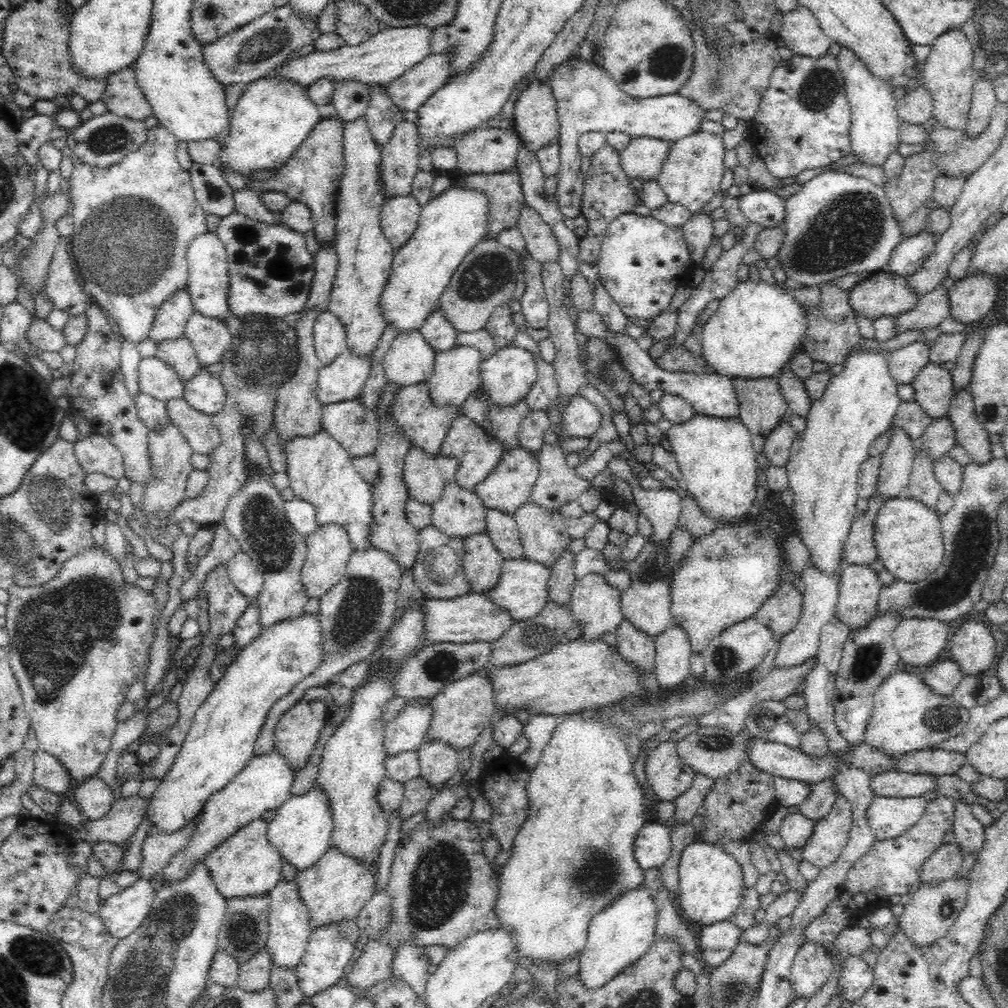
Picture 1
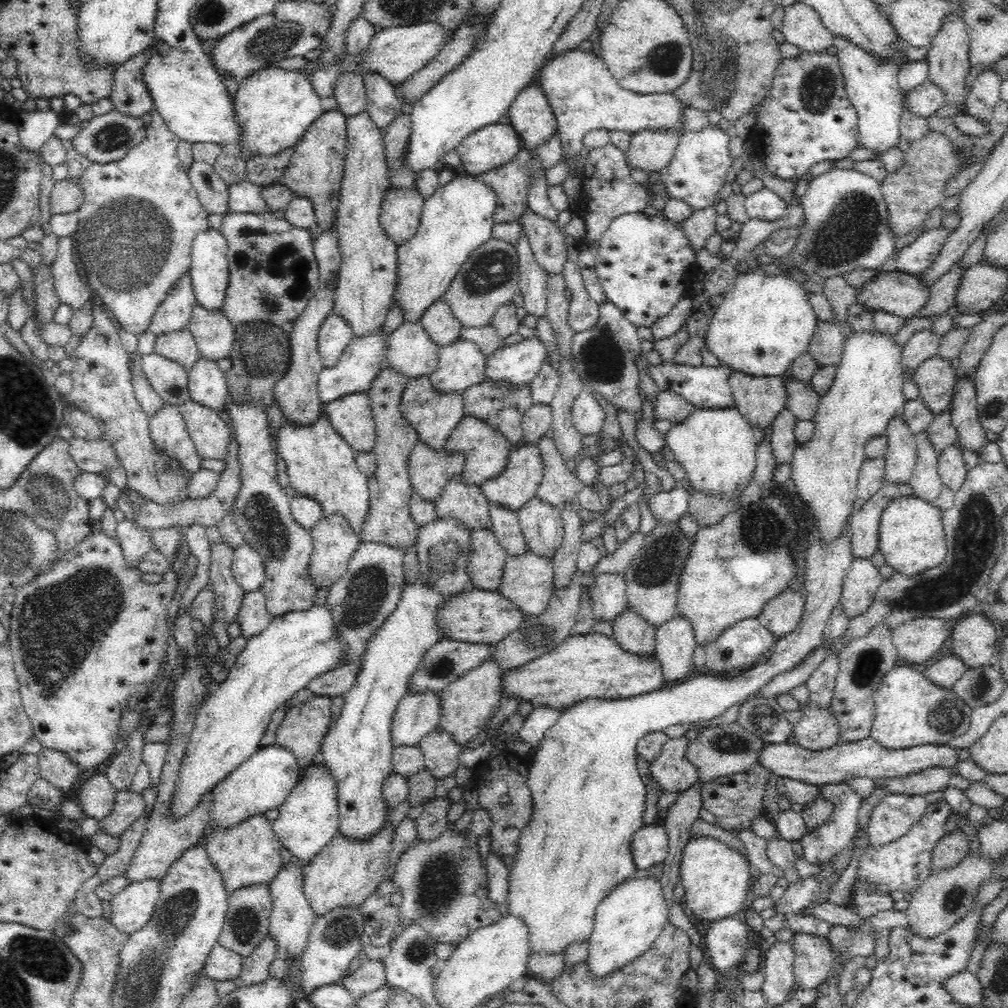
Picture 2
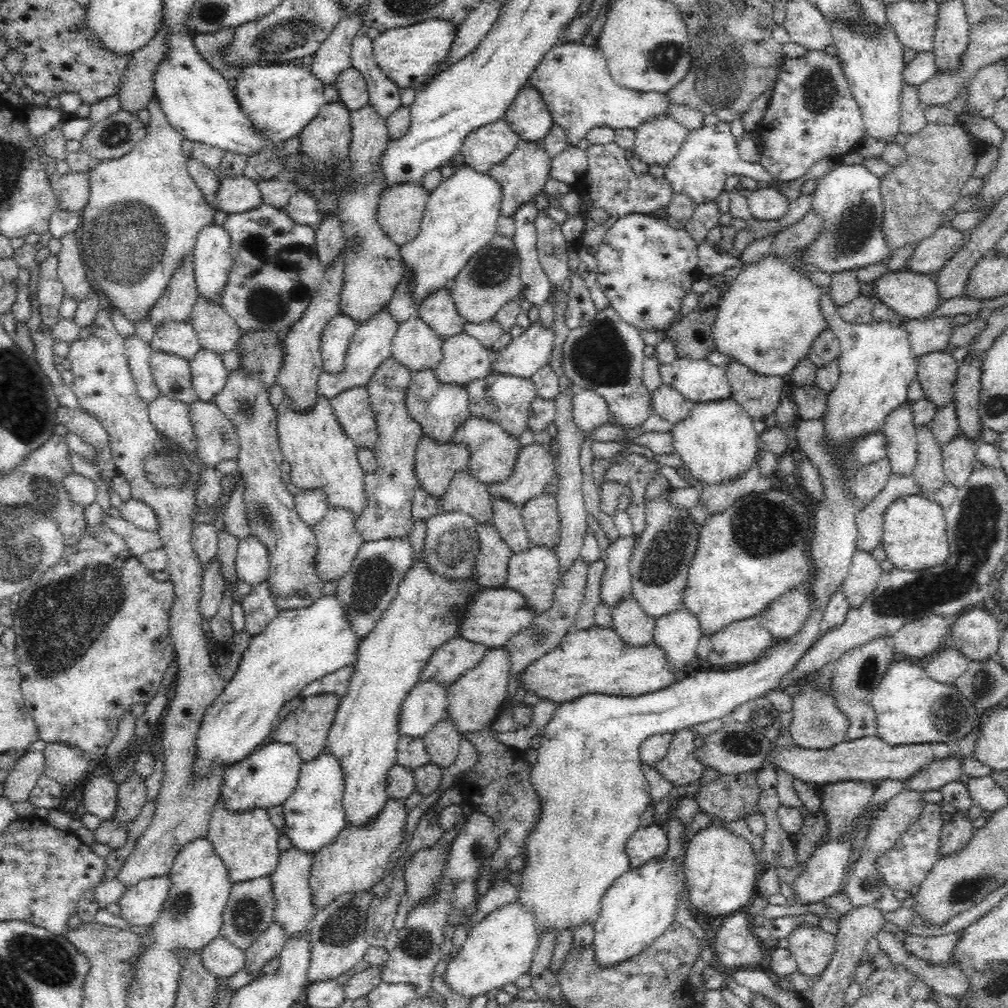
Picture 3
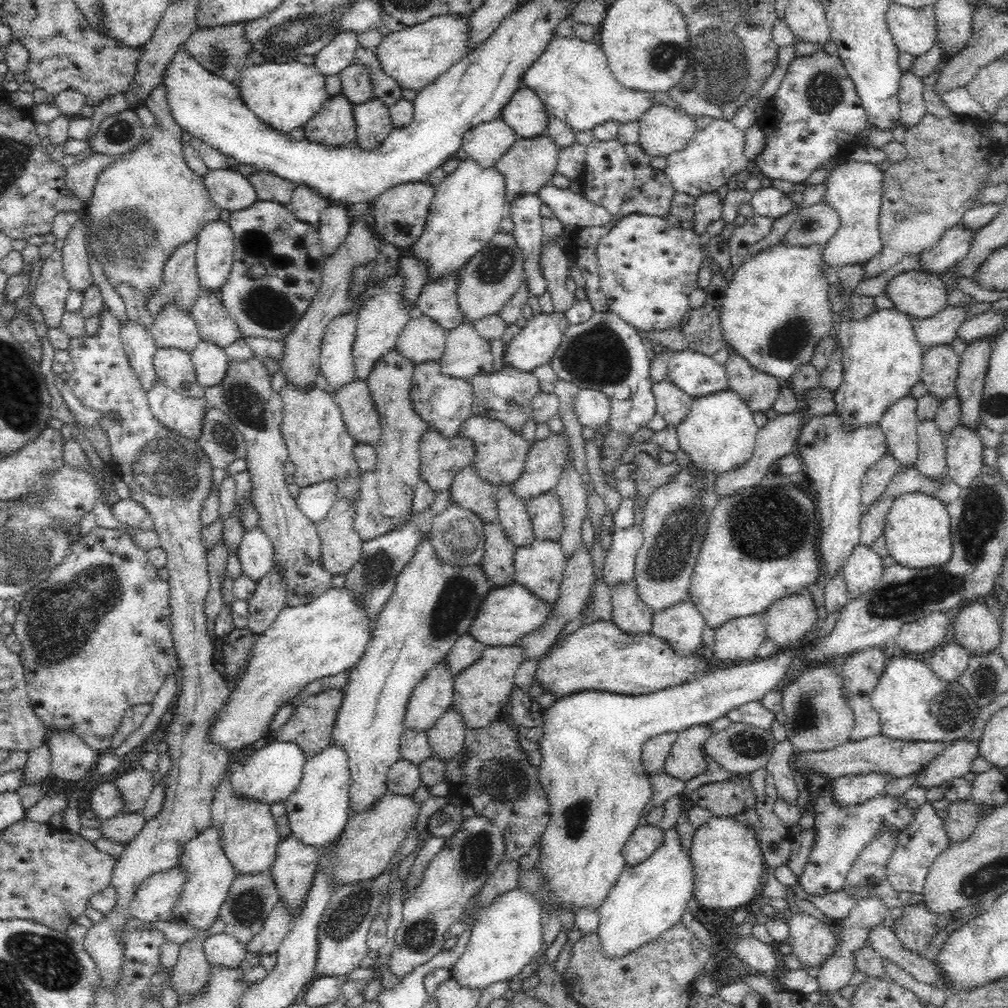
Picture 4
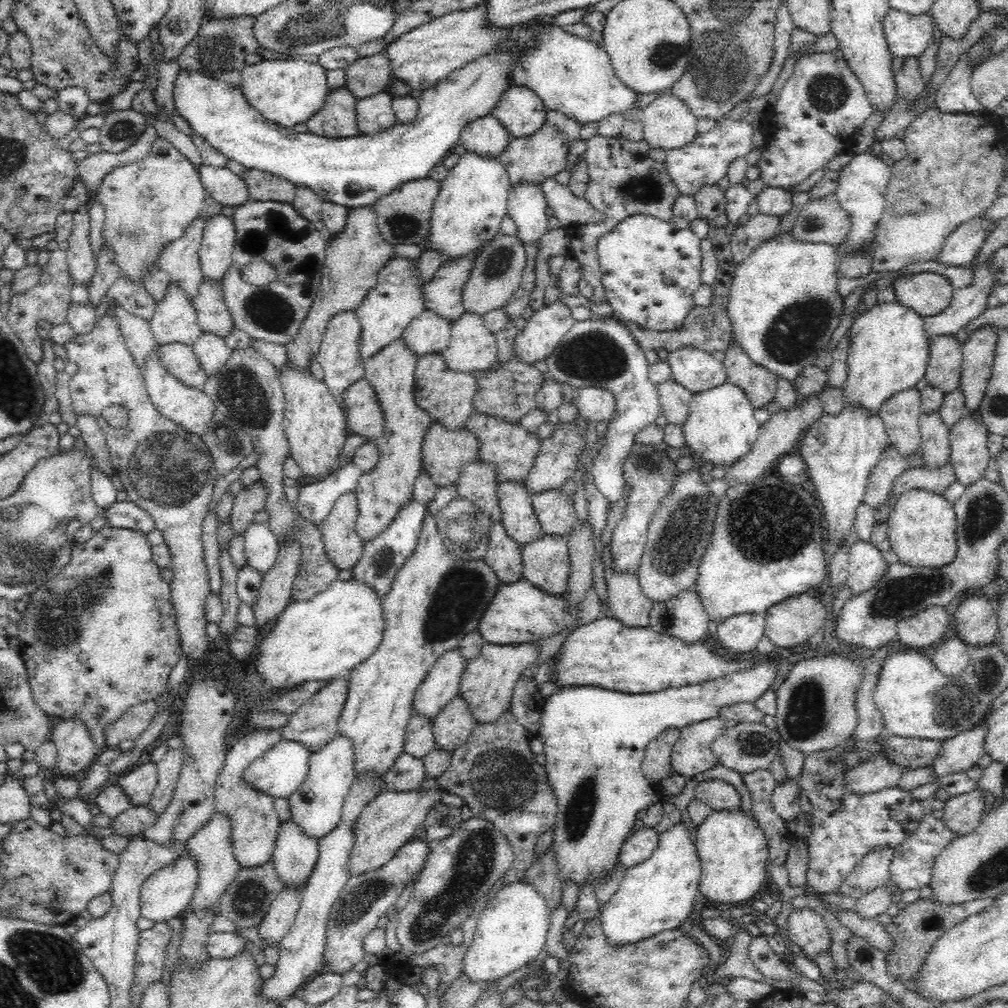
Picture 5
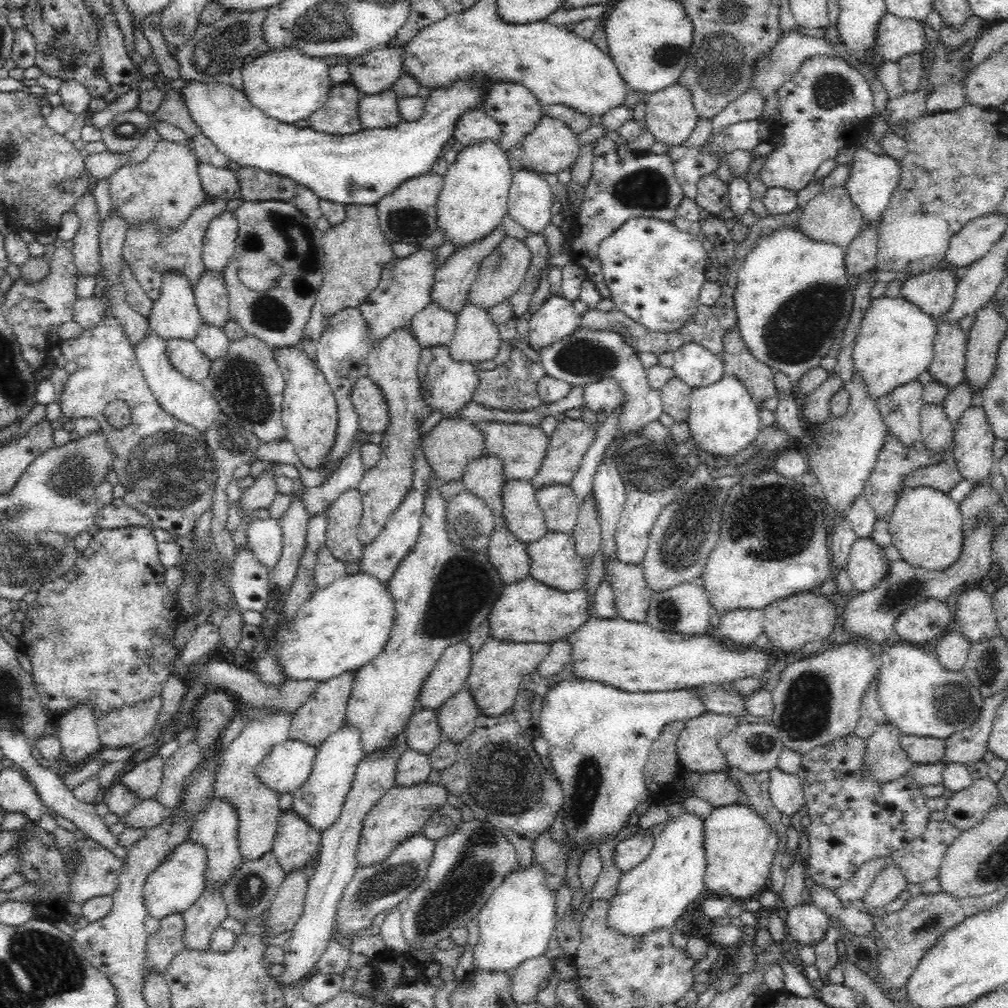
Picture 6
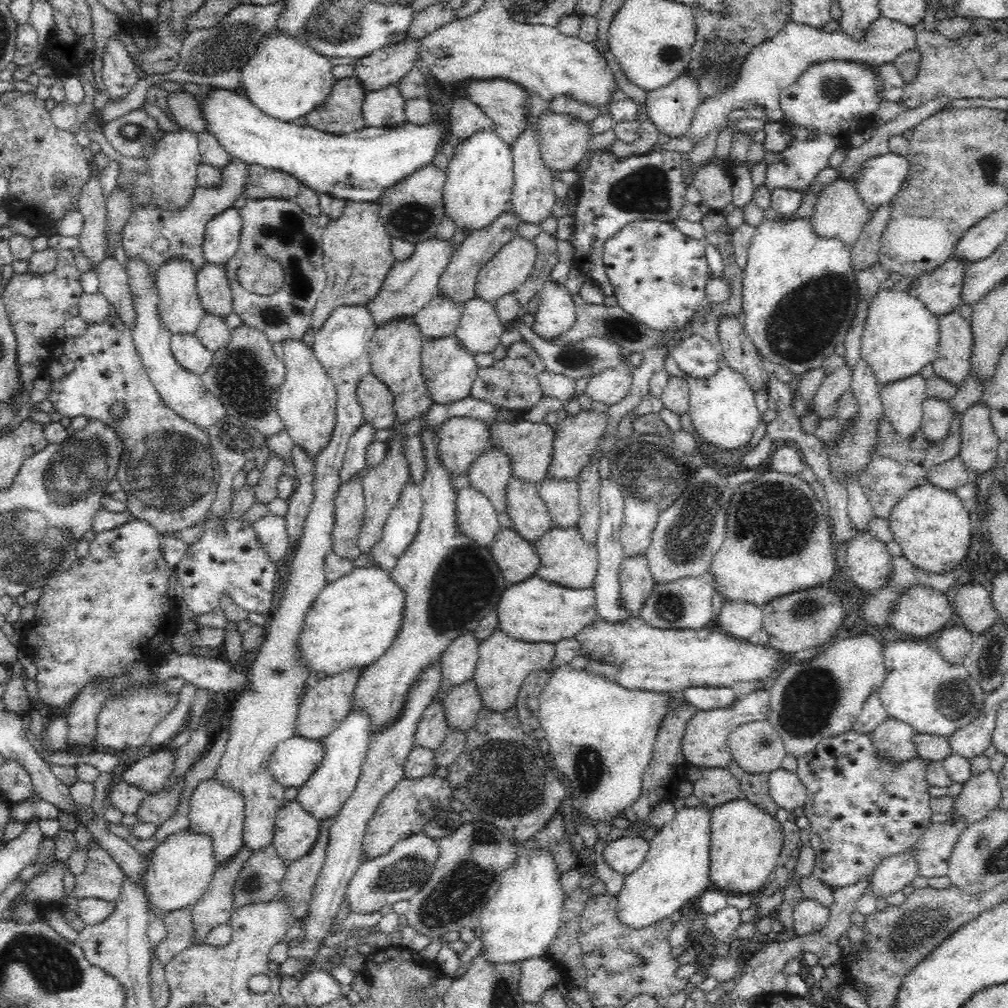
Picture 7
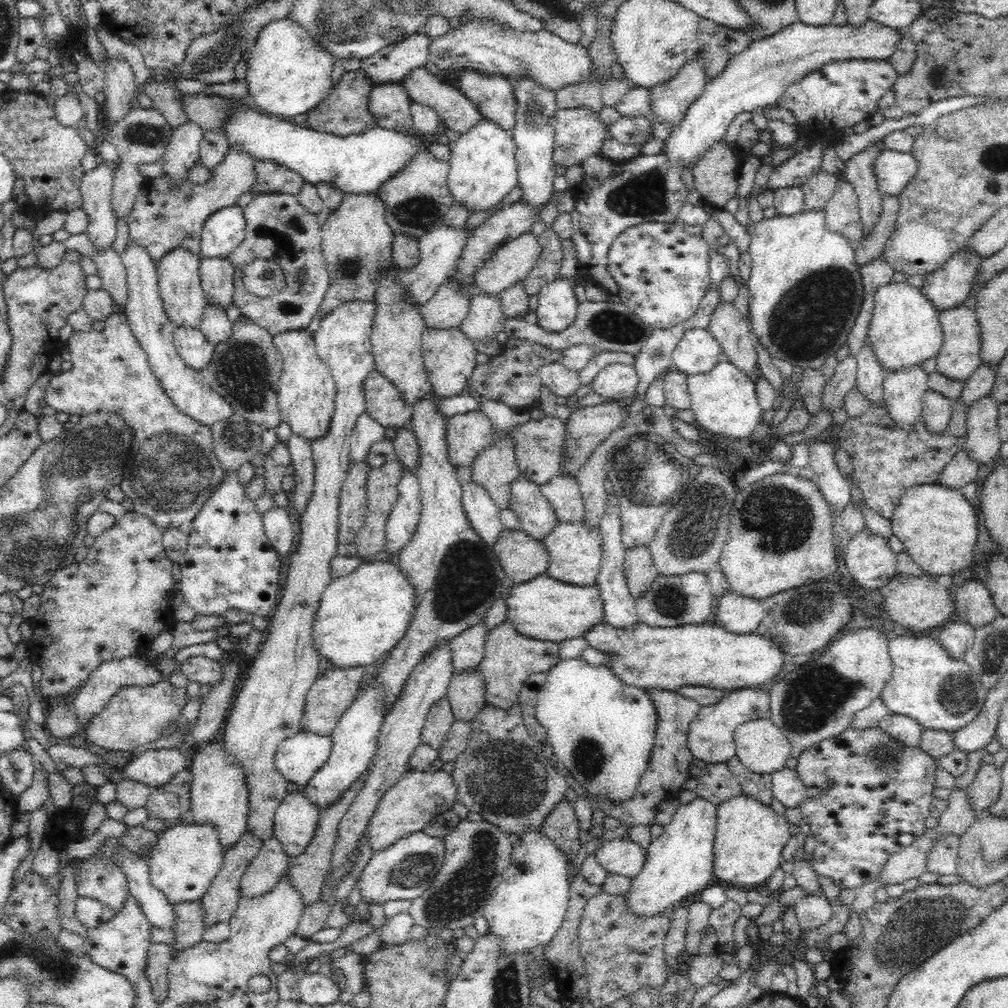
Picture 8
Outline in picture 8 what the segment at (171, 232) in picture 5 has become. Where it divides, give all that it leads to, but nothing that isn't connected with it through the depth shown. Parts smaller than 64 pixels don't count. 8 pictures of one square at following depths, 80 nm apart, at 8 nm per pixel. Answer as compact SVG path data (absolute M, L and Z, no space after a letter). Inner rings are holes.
M188 121L177 126L169 138L164 153L164 172L175 182L187 180L186 168L199 160L199 146L203 140L202 130L195 122Z

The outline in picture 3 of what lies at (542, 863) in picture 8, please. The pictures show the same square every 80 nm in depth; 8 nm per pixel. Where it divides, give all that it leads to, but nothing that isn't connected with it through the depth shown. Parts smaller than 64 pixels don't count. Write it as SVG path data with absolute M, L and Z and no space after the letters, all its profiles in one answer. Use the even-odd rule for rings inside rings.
M517 900L496 908L467 933L467 939L454 958L448 963L443 975L444 982L458 994L474 998L493 988L502 989L506 984L514 983L518 976L529 972L539 933L535 916Z

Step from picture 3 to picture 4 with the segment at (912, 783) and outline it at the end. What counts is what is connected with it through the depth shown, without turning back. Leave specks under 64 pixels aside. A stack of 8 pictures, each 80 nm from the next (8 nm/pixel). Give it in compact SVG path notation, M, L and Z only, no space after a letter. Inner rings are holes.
M957 738L947 744L939 756L919 771L918 785L929 789L940 786L944 780L964 776L970 771L971 763L980 756L980 741L974 741L972 738Z

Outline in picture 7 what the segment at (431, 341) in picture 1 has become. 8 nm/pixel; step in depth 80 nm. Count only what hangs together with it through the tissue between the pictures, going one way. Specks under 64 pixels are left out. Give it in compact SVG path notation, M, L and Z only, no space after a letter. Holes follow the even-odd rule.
M506 210L484 229L477 229L466 236L457 247L454 256L450 257L450 264L446 272L440 276L440 291L449 296L454 302L466 302L476 294L476 280L480 270L498 253L504 245L512 241L519 234L519 225L524 223L514 211Z

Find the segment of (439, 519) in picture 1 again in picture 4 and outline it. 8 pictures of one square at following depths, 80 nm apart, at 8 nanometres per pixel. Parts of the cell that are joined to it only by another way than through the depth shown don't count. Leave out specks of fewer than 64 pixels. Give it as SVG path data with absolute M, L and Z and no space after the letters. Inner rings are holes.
M472 463L456 474L452 487L449 489L453 504L475 512L486 522L497 520L498 507L493 493L494 487L484 481Z

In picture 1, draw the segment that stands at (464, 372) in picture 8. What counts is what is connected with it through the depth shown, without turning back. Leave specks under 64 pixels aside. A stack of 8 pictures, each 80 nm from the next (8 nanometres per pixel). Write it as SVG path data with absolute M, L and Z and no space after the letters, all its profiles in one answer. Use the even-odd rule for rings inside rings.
M424 381L399 387L389 413L403 430L407 439L411 440L412 445L419 446L424 452L435 455L439 453L452 421L462 413L460 406L455 406L455 404L435 404L427 384L428 382Z

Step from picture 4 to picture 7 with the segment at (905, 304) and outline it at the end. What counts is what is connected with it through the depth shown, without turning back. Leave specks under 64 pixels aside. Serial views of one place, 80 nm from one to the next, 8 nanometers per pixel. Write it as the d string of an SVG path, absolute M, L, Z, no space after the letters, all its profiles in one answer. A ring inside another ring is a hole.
M954 255L932 272L916 278L909 293L921 300L932 314L938 317L948 314L961 306L968 265Z

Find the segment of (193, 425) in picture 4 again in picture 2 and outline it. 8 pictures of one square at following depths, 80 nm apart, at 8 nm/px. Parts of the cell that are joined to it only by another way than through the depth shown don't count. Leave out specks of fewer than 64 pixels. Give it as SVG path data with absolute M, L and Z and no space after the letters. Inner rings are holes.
M164 402L149 417L149 429L155 447L177 458L183 470L197 474L202 469L200 455L176 404Z

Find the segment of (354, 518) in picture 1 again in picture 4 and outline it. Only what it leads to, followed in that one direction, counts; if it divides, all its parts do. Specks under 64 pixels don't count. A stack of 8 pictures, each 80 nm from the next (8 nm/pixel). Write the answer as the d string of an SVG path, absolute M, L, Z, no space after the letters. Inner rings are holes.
M287 380L280 390L283 400L283 421L281 431L286 441L289 459L296 465L294 482L298 487L311 486L326 480L344 479L337 492L337 498L353 502L360 487L362 472L354 460L354 446L357 442L348 432L338 404L331 392L319 386L296 386Z

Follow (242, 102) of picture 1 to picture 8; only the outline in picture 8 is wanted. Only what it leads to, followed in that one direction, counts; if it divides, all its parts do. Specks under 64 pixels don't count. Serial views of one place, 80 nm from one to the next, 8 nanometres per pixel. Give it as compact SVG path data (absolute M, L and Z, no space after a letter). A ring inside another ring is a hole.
M288 15L268 22L249 52L245 80L248 96L260 108L278 116L296 116L312 110L332 90L336 57Z

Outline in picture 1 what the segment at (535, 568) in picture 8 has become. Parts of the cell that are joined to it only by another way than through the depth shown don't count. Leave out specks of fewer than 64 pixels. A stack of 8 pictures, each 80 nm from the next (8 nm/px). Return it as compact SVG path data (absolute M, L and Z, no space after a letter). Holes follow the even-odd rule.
M486 532L470 534L463 540L463 571L473 592L487 592L499 582L505 558Z

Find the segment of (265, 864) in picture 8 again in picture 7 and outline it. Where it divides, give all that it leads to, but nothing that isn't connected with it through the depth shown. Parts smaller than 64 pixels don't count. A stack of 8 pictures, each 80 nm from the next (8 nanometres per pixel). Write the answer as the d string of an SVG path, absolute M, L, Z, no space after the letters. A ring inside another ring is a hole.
M272 842L254 851L238 875L233 890L233 910L244 904L272 900L279 894L286 873L287 862L278 856Z

